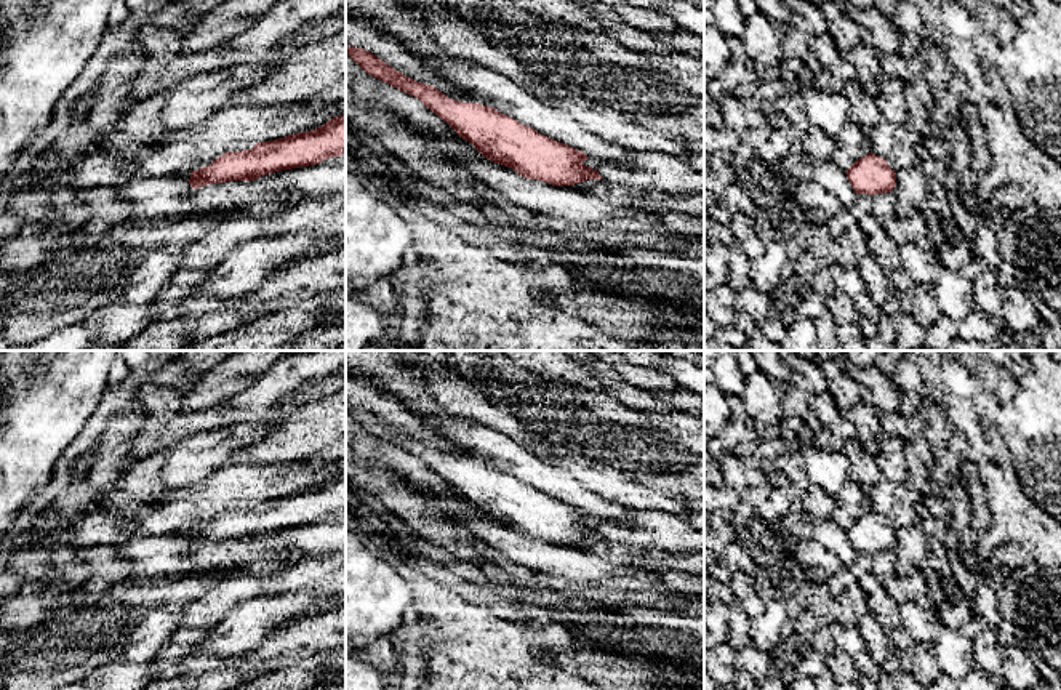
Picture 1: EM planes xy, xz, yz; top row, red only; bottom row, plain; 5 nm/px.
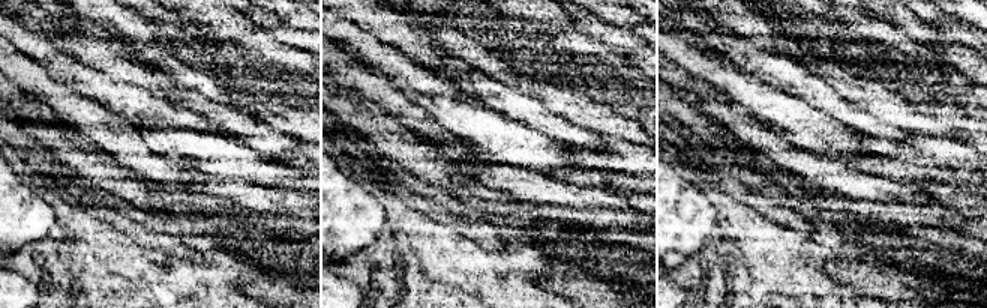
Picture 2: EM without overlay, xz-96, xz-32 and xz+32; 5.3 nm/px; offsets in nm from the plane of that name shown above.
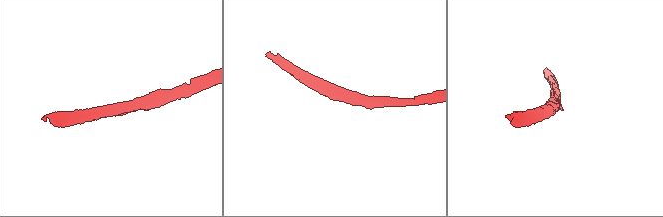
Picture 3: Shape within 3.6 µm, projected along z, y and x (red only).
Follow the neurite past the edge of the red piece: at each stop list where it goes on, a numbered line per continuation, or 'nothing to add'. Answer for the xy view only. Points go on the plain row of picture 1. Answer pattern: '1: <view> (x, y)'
1: xy (160, 548)

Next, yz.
1: yz (911, 548)

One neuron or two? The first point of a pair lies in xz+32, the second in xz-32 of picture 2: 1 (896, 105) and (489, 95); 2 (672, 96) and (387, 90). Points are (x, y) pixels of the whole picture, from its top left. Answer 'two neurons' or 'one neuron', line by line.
1: two neurons
2: two neurons

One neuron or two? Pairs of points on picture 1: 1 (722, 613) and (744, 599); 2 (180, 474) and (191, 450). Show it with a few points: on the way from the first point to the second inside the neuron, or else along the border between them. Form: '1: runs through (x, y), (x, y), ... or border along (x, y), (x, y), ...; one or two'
1: border along (736, 599), (751, 618); two
2: runs through (181, 468), (191, 457); one

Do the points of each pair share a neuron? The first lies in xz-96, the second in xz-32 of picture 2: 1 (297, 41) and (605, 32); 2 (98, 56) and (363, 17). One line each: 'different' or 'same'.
1: same
2: same

